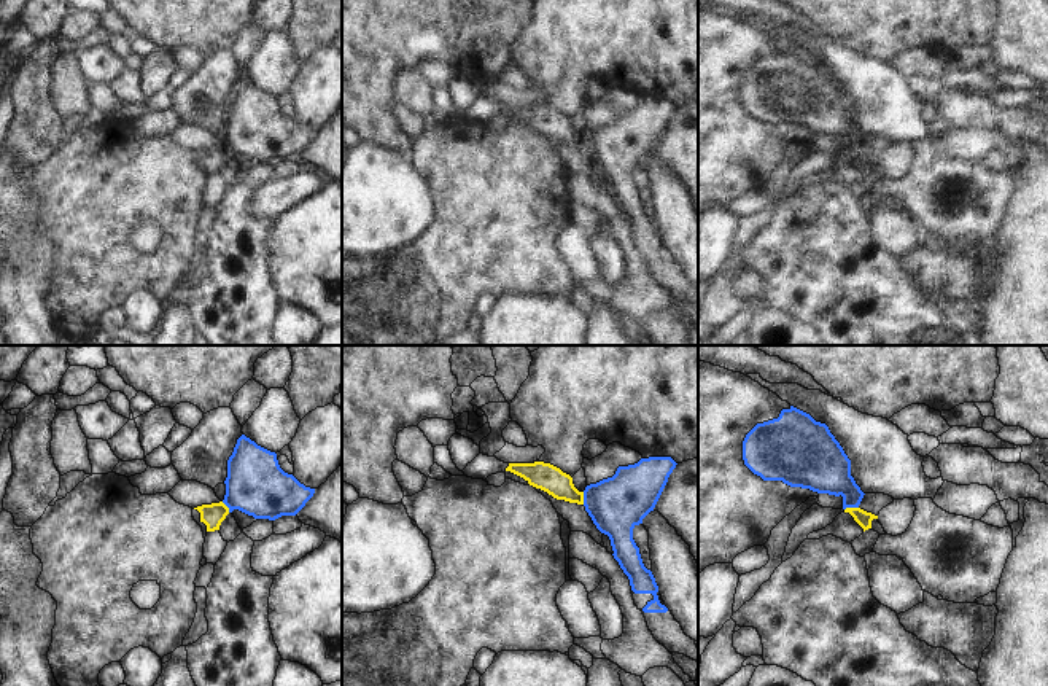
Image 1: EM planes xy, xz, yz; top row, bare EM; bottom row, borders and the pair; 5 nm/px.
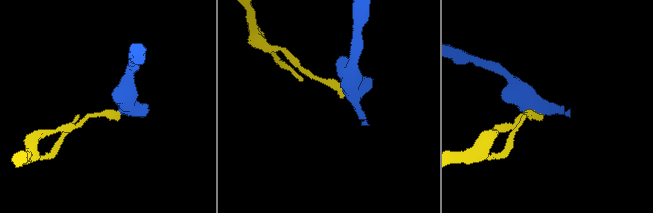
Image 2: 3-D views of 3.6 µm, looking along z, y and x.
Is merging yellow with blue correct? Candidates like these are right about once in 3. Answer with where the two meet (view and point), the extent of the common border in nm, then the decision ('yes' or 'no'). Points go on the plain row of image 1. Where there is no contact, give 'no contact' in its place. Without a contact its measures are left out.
meets yellow in yz at (851, 152); contact 70 nm long; no

